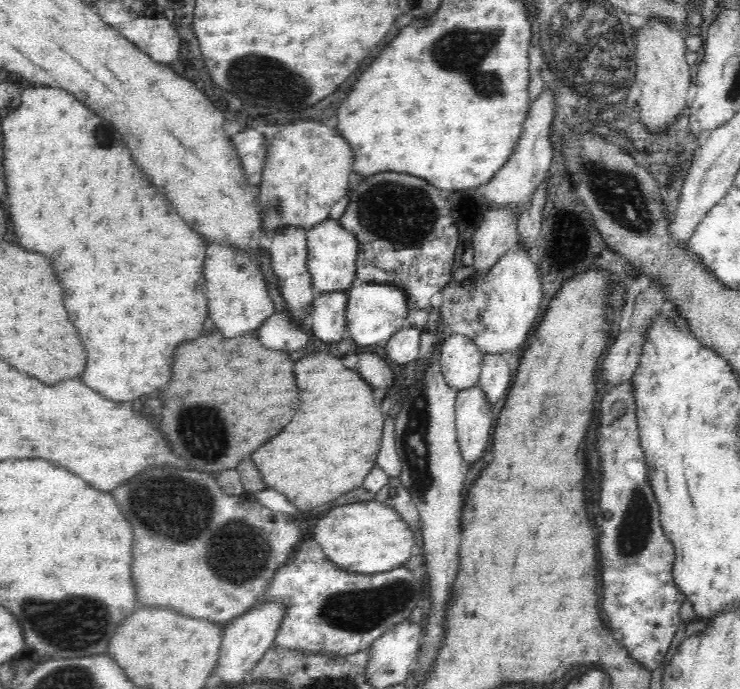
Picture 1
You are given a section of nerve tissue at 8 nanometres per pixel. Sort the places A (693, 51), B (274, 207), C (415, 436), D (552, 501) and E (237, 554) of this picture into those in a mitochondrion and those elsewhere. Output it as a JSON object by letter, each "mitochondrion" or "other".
{"A":"other","B":"mitochondrion","C":"mitochondrion","D":"other","E":"mitochondrion"}

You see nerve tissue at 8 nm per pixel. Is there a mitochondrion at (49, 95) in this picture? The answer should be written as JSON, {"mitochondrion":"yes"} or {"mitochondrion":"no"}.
{"mitochondrion":"no"}

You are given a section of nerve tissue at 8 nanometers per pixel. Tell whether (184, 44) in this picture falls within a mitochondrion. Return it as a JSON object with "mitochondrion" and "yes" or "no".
{"mitochondrion":"no"}

